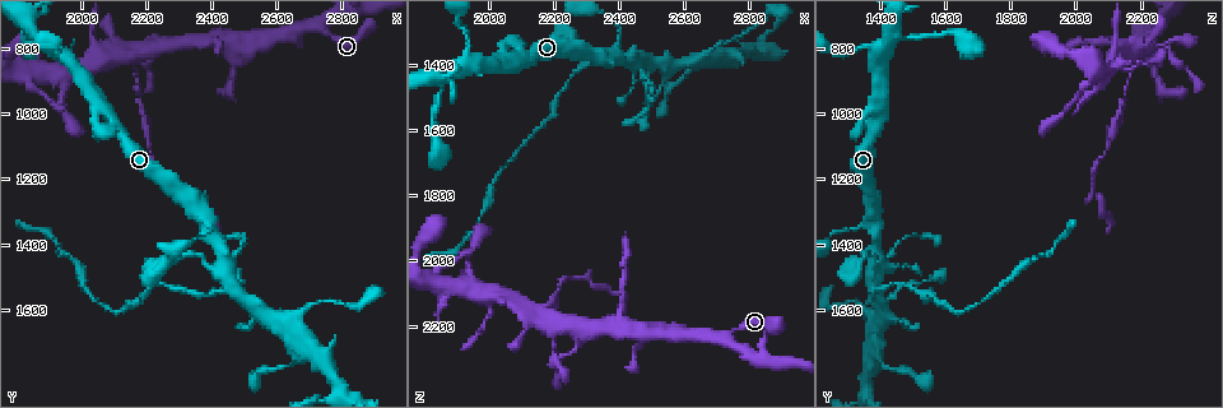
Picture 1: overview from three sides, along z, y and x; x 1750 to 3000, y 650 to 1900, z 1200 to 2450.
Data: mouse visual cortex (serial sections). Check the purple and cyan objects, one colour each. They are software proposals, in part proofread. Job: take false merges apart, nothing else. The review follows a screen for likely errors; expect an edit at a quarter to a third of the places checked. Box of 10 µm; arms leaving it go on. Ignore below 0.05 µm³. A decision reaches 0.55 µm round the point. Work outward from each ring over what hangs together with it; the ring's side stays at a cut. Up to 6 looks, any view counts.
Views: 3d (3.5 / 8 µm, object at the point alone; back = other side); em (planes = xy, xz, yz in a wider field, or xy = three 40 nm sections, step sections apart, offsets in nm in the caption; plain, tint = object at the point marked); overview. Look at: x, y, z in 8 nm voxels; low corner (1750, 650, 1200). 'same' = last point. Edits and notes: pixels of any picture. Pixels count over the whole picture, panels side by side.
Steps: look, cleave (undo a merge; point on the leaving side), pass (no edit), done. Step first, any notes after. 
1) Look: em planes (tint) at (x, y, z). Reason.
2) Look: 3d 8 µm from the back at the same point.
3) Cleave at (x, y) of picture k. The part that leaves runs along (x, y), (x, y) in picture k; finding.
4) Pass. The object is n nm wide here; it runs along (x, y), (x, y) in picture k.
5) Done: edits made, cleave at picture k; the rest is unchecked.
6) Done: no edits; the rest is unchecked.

Look: 3d 3.5 µm at (2400, 780, 2190). Side arm on a straight run.

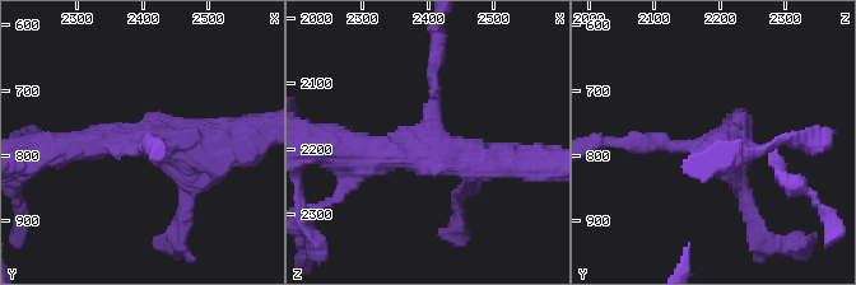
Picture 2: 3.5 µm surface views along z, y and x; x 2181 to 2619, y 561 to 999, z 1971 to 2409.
Look: em xy step 3 (tint) at (2400, 785, 2190). 3 arms meet here; the arms are 150, 400, 450 nm wide; shape alone is not enough.

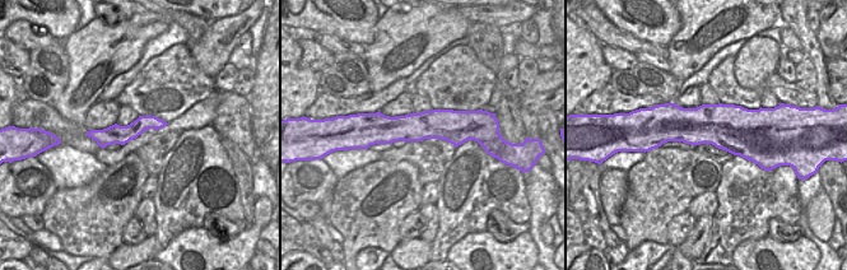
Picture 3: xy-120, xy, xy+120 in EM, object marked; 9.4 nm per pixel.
Look: em planes (tint) at the same point.

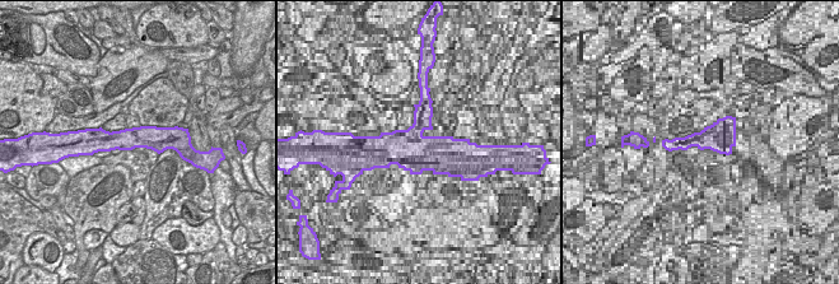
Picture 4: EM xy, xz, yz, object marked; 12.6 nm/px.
Pass. It runs along (93, 139), (168, 139), (175, 145) in picture 4; one cell here.

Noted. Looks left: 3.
Look: 3d 3.5 µm at (2390, 1340, 1380).

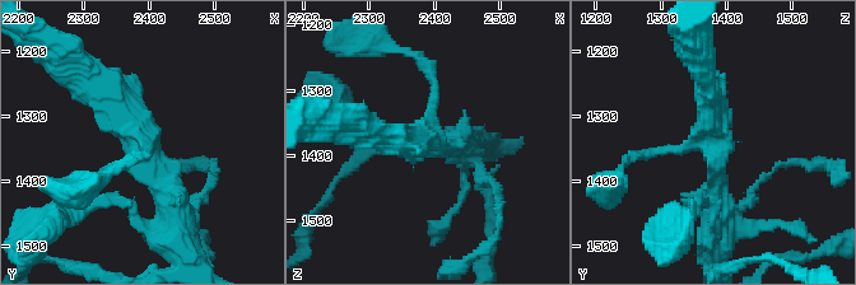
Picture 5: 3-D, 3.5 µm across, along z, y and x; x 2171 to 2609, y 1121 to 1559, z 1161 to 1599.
Look: em xy step 5 (tint) at (2390, 1330, 1380). 3 arms meet here; the arms are 150, 350, 350 nm wide.

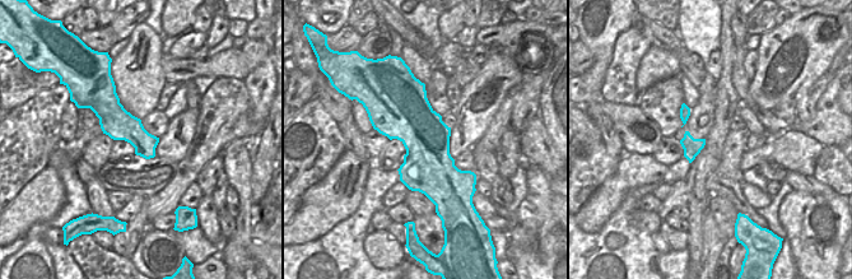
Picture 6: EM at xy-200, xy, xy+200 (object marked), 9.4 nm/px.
Pass. One cell here.

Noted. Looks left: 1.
Done: no edits; the rest is unchecked.

